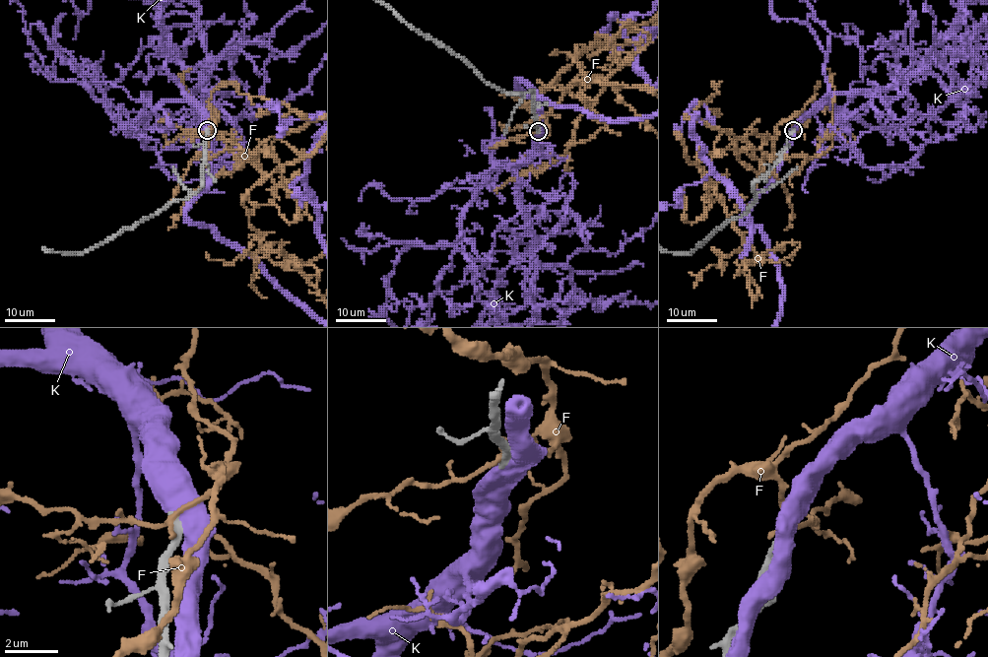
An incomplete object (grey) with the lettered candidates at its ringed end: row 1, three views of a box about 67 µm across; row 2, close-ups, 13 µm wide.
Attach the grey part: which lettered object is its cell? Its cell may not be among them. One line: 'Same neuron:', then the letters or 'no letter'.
Same neuron: K

